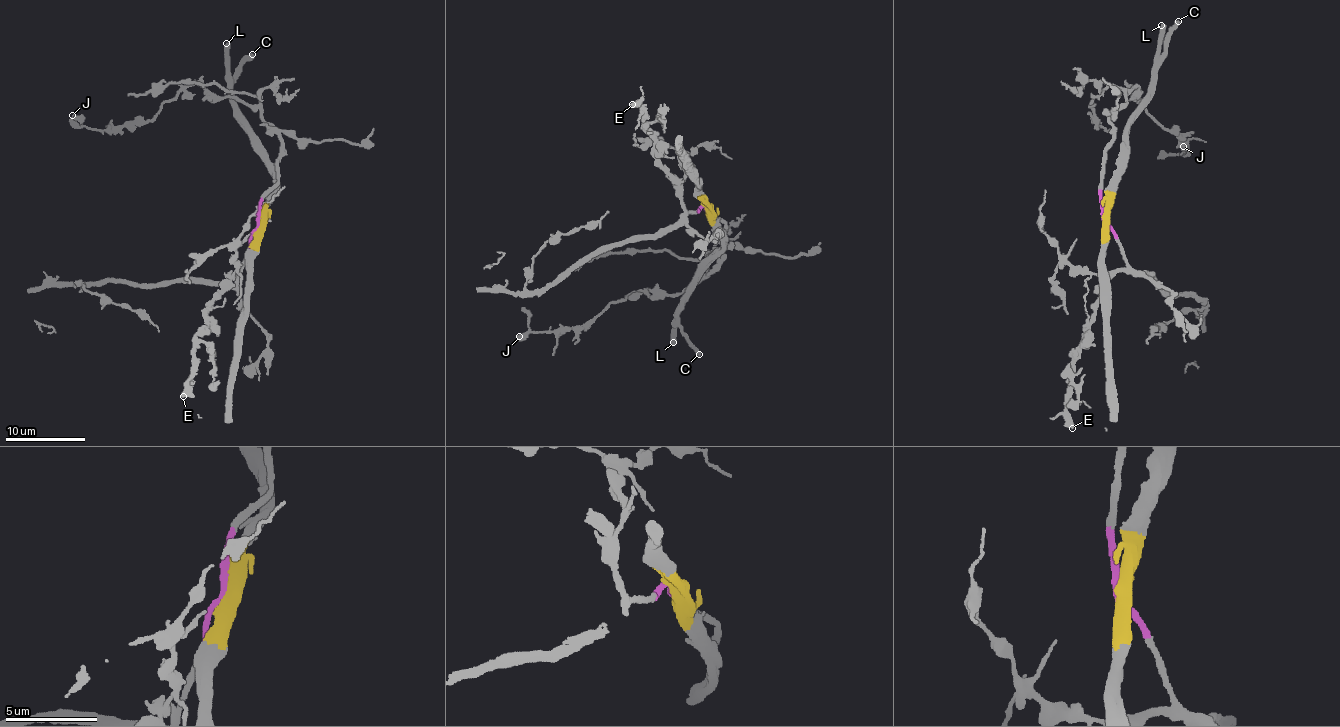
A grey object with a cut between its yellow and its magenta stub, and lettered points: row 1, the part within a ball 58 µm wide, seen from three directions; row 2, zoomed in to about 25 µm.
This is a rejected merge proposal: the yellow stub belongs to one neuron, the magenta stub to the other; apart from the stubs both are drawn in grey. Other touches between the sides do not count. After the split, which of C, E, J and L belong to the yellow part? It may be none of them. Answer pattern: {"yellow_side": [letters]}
{"yellow_side": ["C", "L"]}

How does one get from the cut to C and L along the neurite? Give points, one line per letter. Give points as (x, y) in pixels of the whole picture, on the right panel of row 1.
C: (1103, 216), (1113, 181), (1123, 167), (1127, 124), (1152, 86), (1156, 59), (1164, 50), (1166, 35), (1178, 20)
L: (1103, 216), (1113, 181), (1123, 167), (1127, 124), (1156, 74), (1162, 24)

